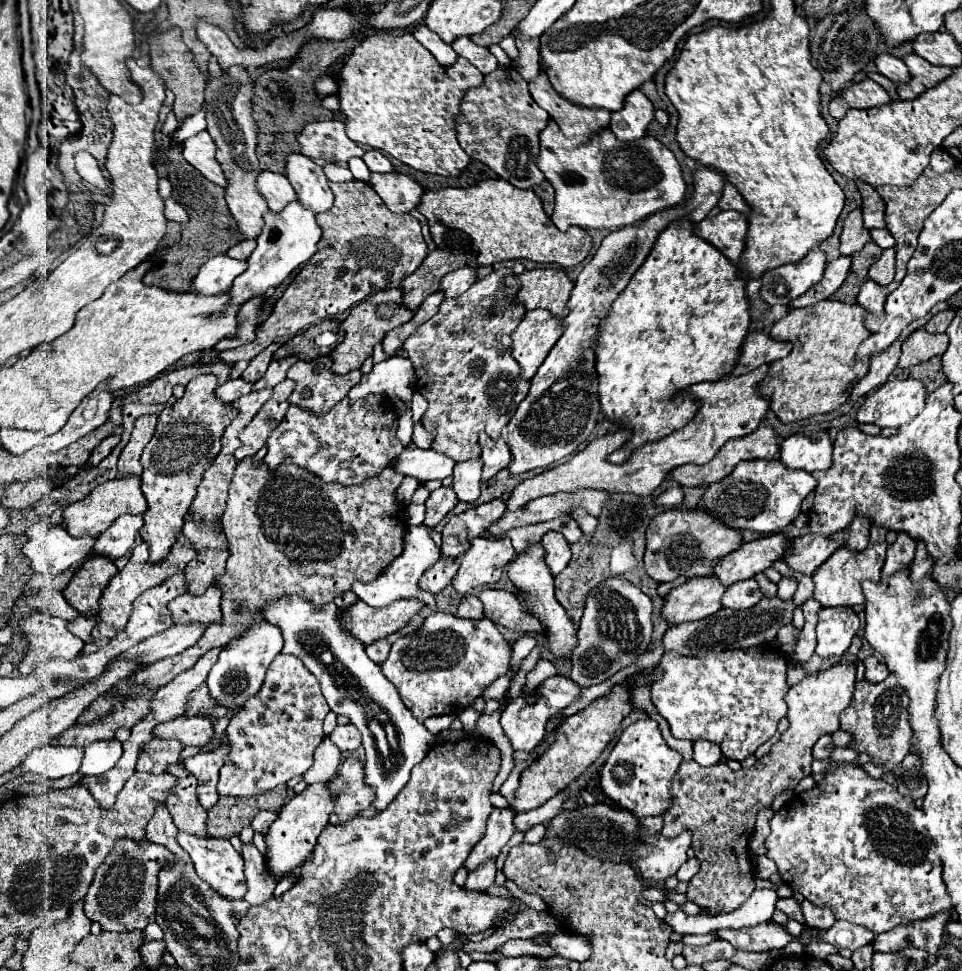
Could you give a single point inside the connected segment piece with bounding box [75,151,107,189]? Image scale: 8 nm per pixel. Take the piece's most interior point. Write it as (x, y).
(87, 165)

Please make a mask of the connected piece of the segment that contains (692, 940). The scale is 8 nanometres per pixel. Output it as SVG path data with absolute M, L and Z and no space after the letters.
M709 933L709 935L685 935L681 939L683 945L705 945L705 943L711 943L711 941L715 941L713 933Z

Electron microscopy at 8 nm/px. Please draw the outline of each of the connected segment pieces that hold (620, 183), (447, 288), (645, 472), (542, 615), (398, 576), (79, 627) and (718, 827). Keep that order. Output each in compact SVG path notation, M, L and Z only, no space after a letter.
M551 119L539 139L541 155L537 167L555 189L555 211L551 219L559 231L567 231L571 225L583 229L621 229L655 211L675 207L685 197L687 185L681 165L675 155L651 135L645 135L635 143L623 143L615 139L609 127L605 127L587 143L575 145Z
M461 267L441 279L441 291L445 293L445 297L451 299L451 297L457 297L463 291L467 291L475 281L477 281L477 269Z
M763 365L739 377L725 377L719 383L693 385L691 393L701 401L701 407L683 429L677 429L675 433L659 441L641 445L639 449L633 451L631 459L627 459L627 463L623 465L609 463L607 455L629 439L627 437L629 431L619 429L613 435L599 437L591 441L583 451L575 453L567 463L561 463L553 469L547 469L519 483L507 501L507 509L515 511L515 509L521 509L531 499L553 495L557 491L575 491L575 489L599 489L599 491L611 491L611 493L651 495L675 467L685 465L685 463L705 465L715 457L715 453L725 445L725 441L729 441L731 437L745 437L759 427L759 423L763 421L769 409L769 399L759 395L759 383L767 375L767 371L769 371L769 365Z
M541 543L529 545L523 553L519 553L509 563L509 579L517 587L517 597L519 597L521 605L527 611L531 611L531 615L537 617L545 625L545 633L547 633L545 647L551 651L551 655L569 659L571 653L573 653L573 649L575 649L575 643L577 643L577 627L571 621L571 617L567 615L567 611L561 607L561 603L555 599L553 575L549 571L549 567L545 565L543 557L545 557L545 551L543 551Z
M417 525L417 527L409 527L405 533L405 549L403 553L371 583L353 583L351 591L365 601L367 605L389 605L399 597L417 597L423 603L427 603L431 609L435 609L435 597L431 593L425 593L417 587L419 577L423 575L423 569L427 569L431 563L435 563L441 557L439 549L435 547L433 539L429 537L428 527L425 525Z
M91 611L91 615L79 615L77 619L69 621L71 633L77 635L79 639L83 639L85 643L95 643L95 639L91 637L93 627L99 623L99 615L95 611Z
M833 665L825 671L807 675L799 685L785 695L789 707L789 729L771 745L769 753L753 767L731 771L725 763L701 767L695 761L683 761L673 777L673 803L663 815L665 837L675 837L683 829L693 833L691 847L699 859L700 870L689 881L687 901L697 903L709 915L735 911L755 890L752 862L749 859L749 837L755 827L755 817L773 799L811 775L813 745L821 735L839 729L839 713L849 707L855 691L855 665Z

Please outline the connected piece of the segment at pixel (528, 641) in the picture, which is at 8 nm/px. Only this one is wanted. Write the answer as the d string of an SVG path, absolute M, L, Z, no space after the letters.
M522 635L512 647L510 666L512 669L511 683L515 679L515 675L519 671L522 660L528 656L532 649L536 646L536 638L532 635Z

